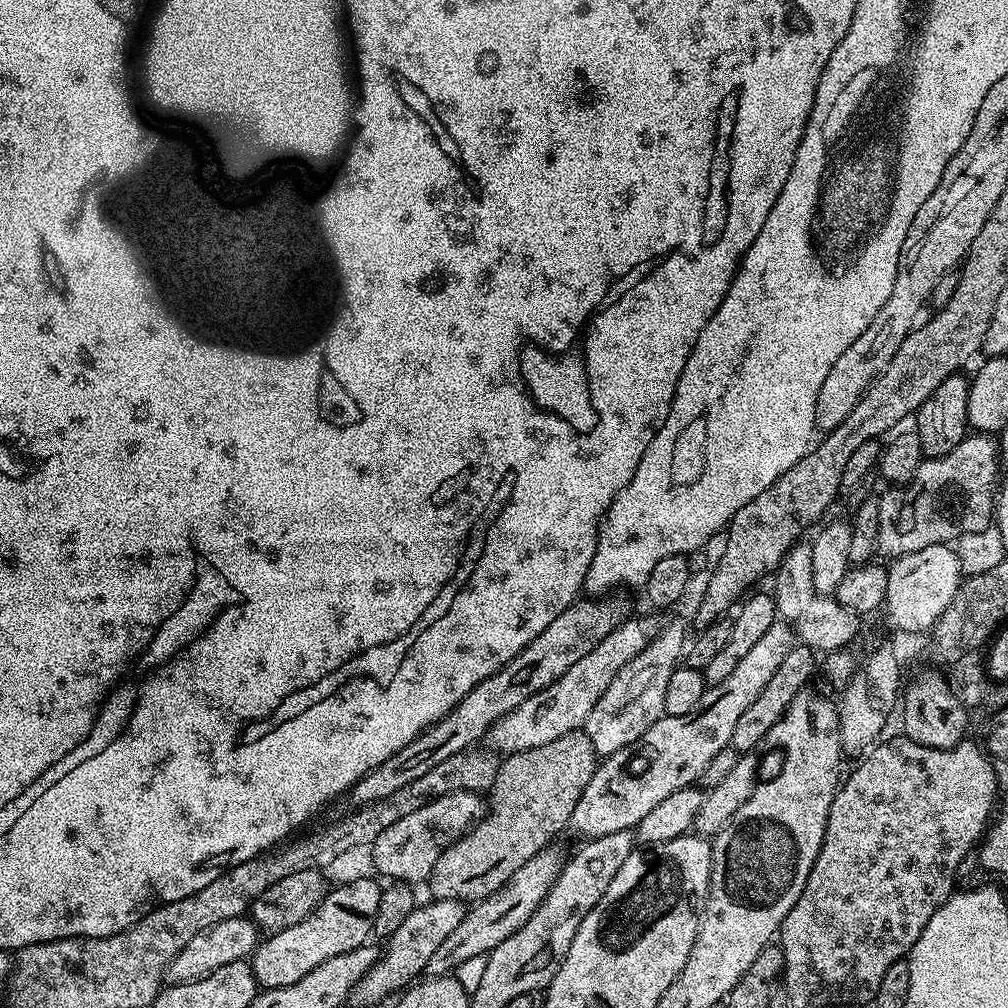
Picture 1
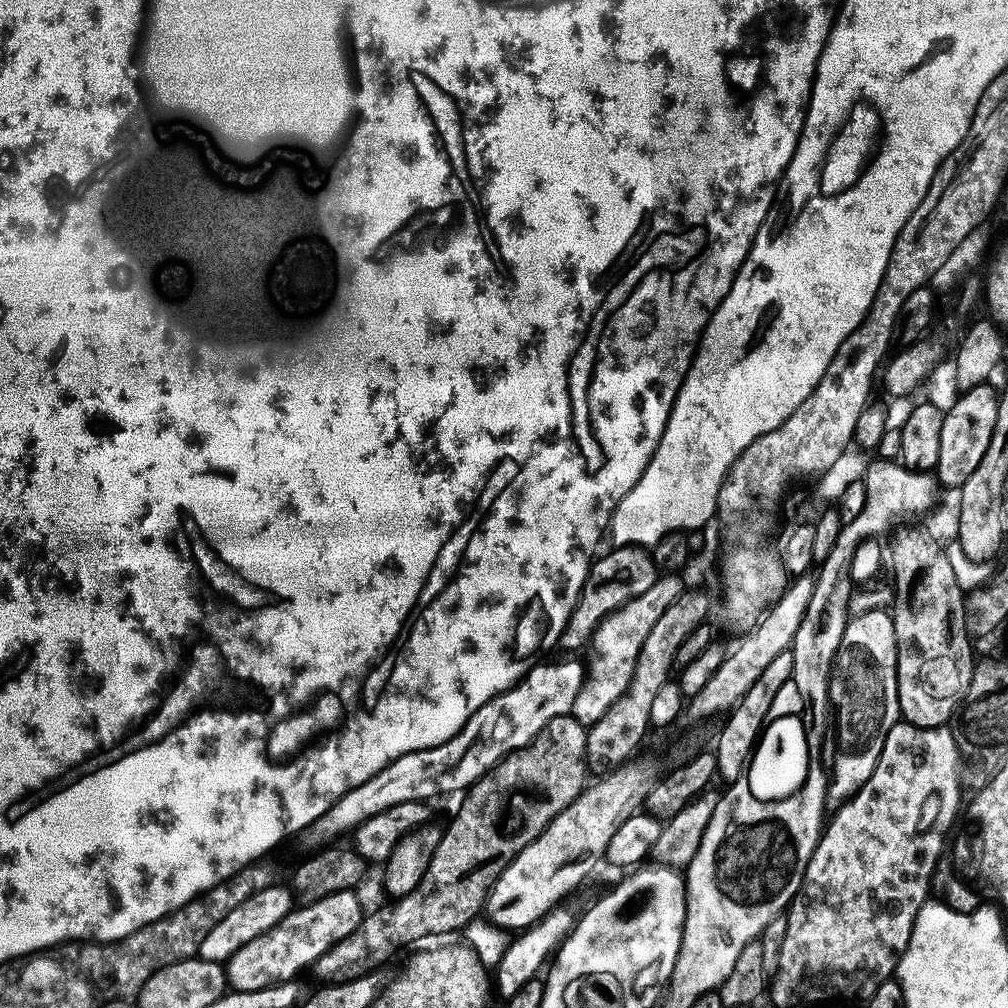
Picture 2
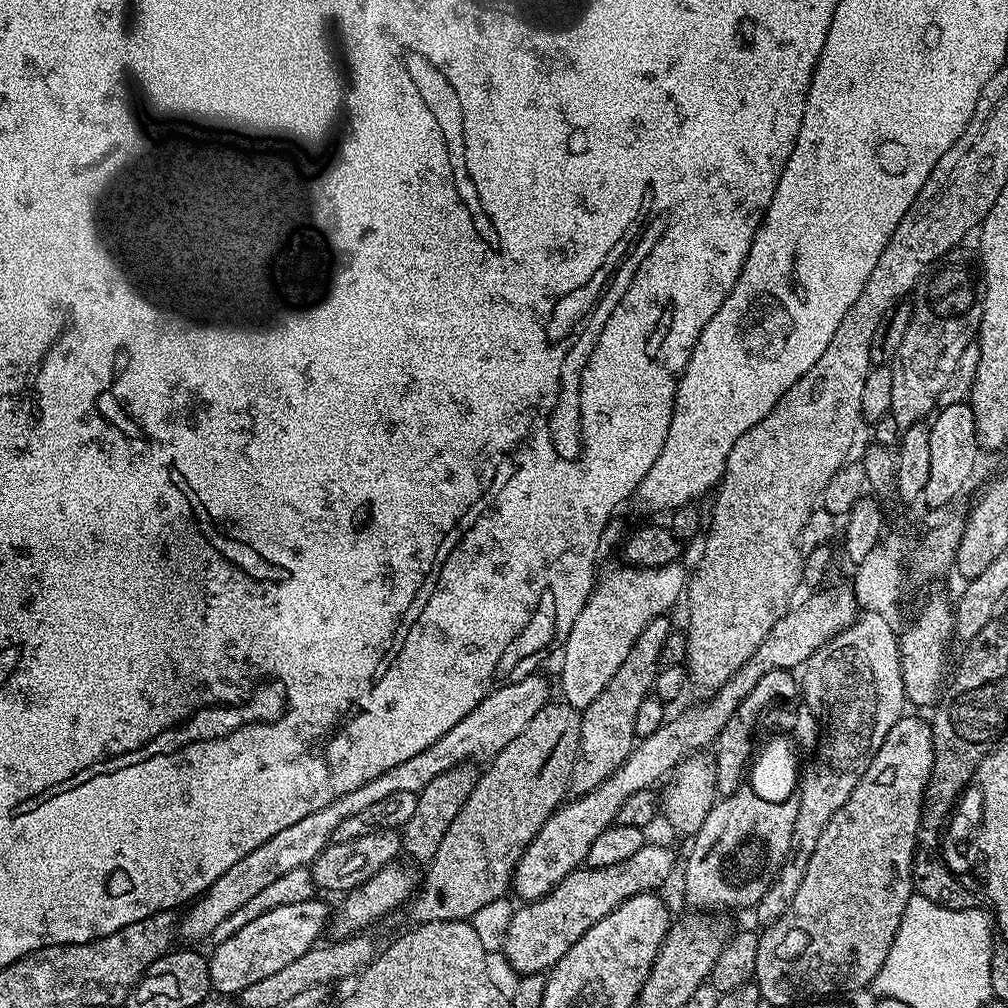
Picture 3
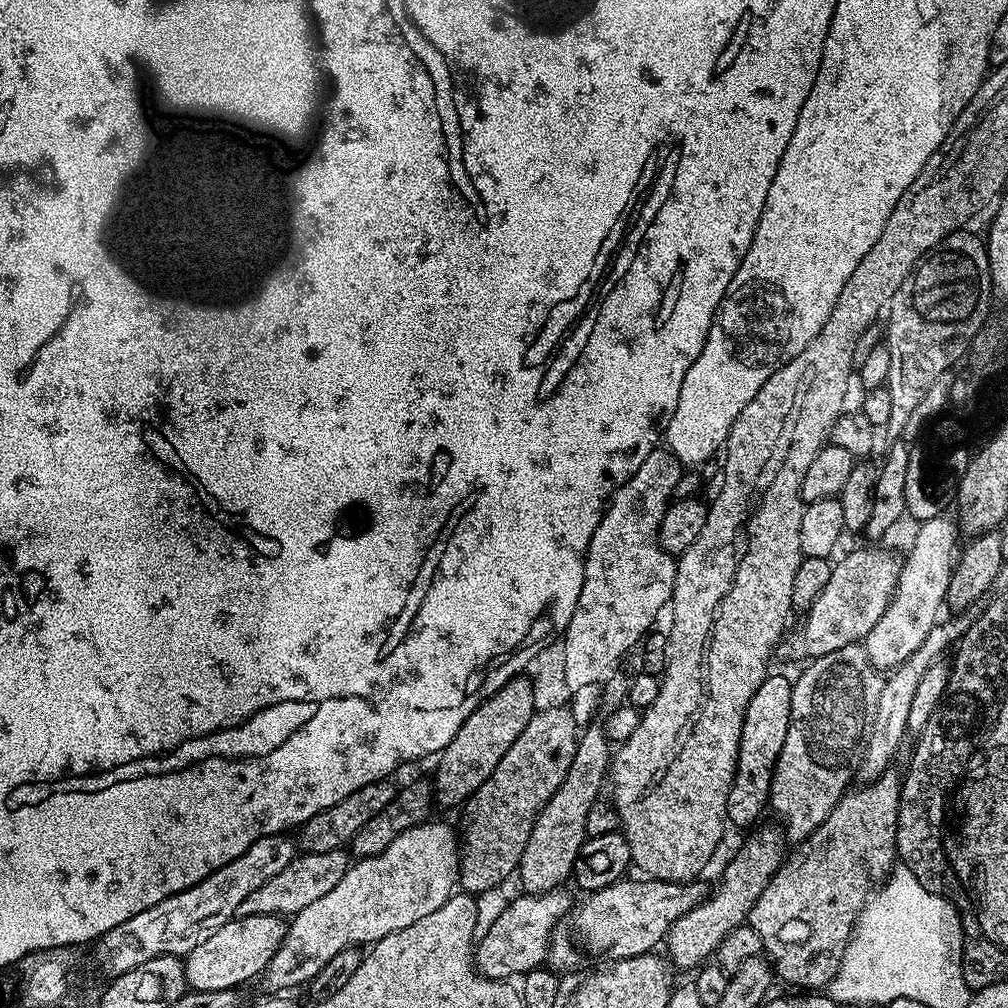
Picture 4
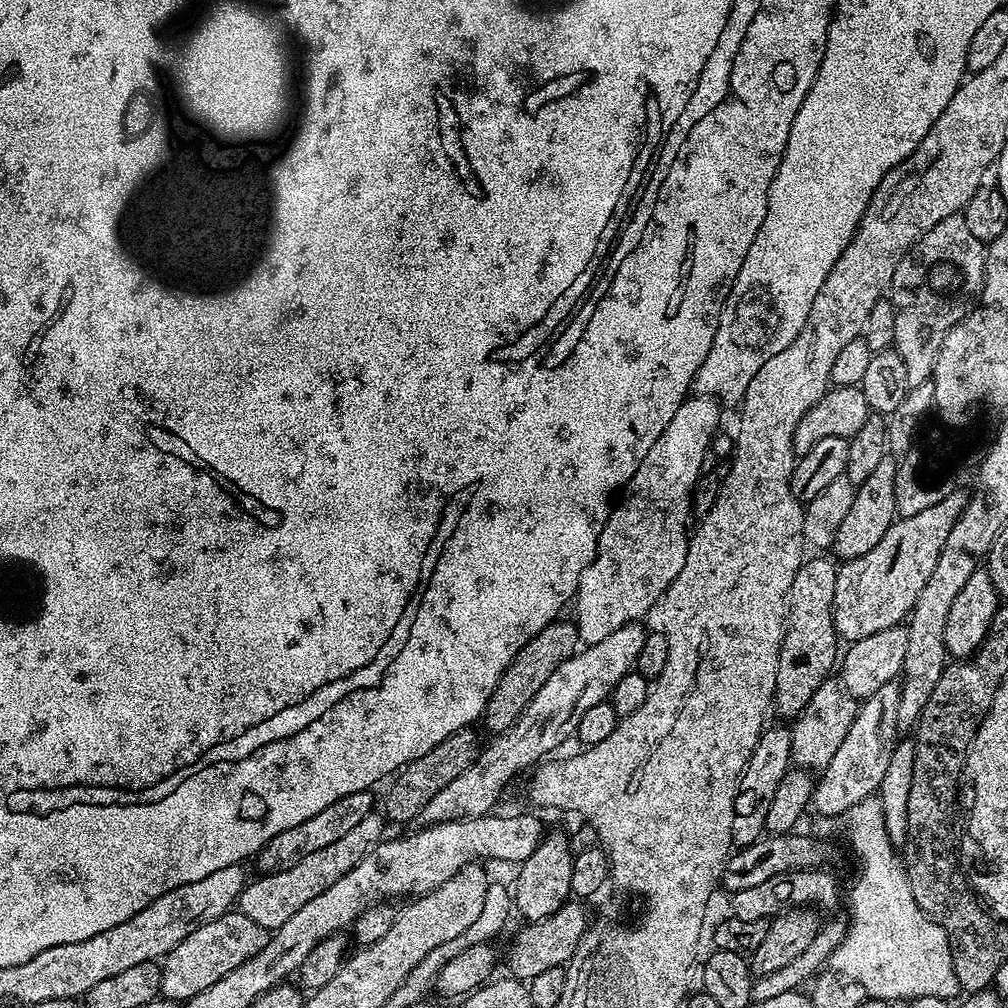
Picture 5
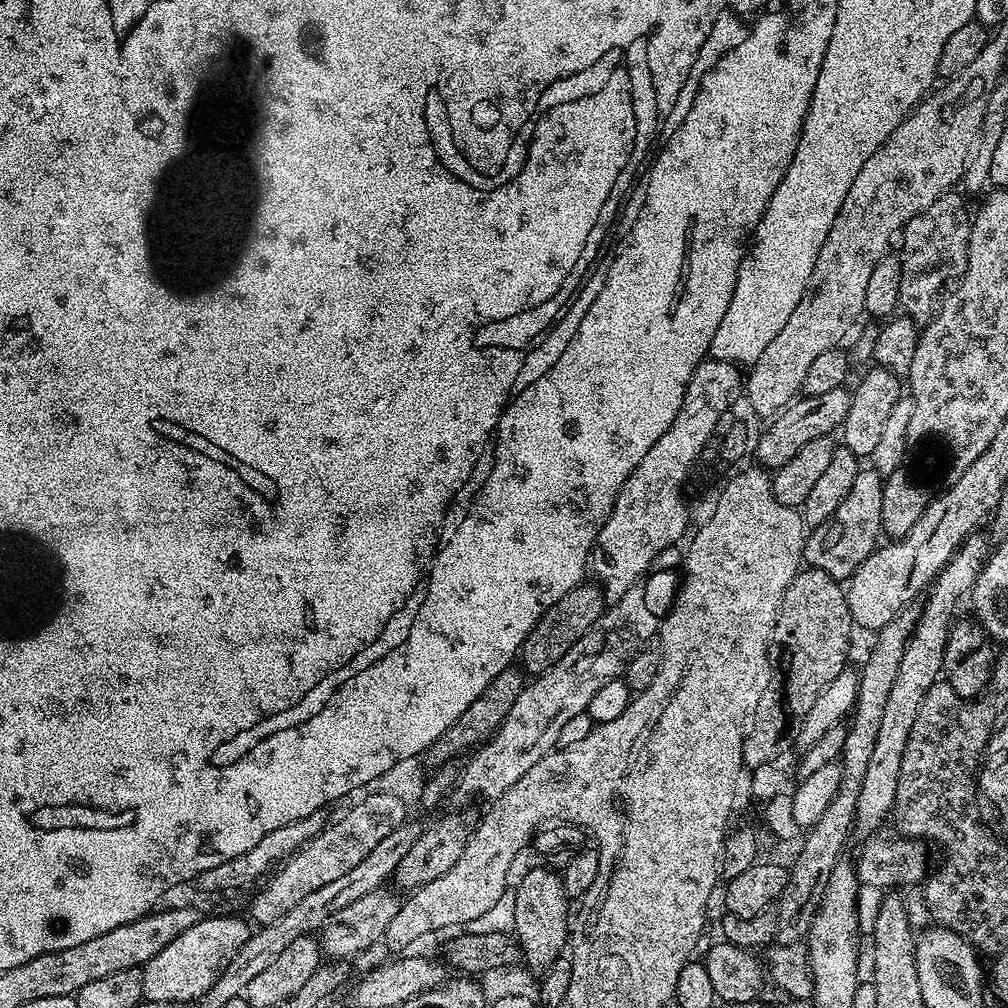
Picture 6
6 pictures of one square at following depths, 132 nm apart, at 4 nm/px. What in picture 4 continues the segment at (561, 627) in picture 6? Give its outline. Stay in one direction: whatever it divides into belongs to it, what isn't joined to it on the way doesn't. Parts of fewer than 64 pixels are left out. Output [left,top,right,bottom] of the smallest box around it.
[432,675,537,808]

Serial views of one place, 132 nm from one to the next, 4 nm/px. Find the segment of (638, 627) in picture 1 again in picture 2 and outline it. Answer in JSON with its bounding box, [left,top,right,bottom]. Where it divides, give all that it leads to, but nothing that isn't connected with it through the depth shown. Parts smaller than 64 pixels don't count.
[314,660,585,838]

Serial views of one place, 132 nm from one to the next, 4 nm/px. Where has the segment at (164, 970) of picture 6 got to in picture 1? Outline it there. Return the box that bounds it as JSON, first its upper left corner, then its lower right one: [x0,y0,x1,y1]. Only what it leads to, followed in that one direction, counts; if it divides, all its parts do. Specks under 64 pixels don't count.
[250,880,381,989]

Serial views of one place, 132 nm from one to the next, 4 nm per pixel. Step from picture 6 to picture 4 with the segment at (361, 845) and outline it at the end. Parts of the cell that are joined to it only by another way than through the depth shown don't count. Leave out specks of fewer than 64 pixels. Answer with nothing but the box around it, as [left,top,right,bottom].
[239,848,350,918]

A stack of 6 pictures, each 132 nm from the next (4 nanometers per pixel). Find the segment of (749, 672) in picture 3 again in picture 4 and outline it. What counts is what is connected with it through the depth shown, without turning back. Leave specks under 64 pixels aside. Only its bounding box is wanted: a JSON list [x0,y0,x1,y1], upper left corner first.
[779,546,901,662]

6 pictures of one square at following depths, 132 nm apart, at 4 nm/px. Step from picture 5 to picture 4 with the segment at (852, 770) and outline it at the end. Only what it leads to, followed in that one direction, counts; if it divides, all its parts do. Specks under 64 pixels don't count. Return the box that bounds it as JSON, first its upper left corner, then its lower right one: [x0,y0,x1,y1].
[858,652,933,782]

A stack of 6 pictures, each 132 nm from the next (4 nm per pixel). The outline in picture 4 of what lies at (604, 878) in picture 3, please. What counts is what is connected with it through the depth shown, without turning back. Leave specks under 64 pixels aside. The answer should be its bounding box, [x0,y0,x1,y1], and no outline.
[474,887,574,981]

